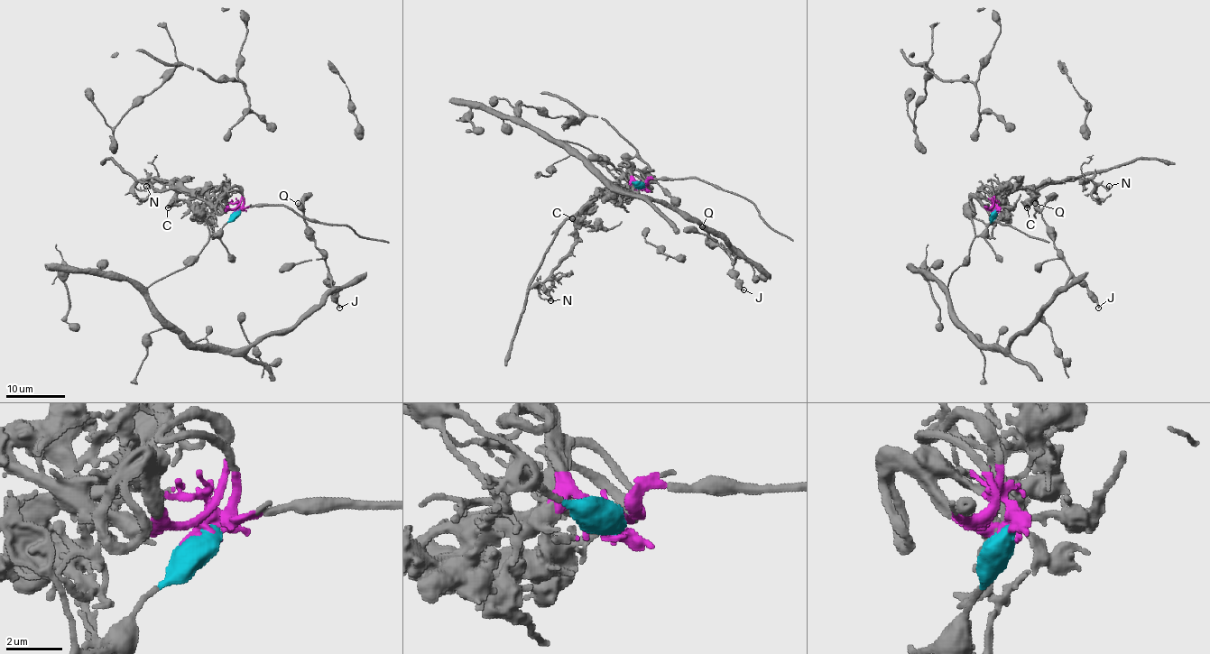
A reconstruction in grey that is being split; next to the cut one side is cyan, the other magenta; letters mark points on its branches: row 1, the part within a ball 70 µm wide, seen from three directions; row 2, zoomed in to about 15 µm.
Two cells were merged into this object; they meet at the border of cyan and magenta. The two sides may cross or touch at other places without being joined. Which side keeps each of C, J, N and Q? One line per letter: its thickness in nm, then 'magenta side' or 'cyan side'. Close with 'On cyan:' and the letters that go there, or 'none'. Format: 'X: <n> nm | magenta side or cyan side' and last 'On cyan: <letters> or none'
C: 650 nm | magenta side
J: 200 nm | cyan side
N: 90 nm | magenta side
Q: 600 nm | cyan side
On cyan: J, Q

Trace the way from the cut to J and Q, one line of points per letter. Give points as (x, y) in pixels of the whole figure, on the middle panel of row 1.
J: (641, 188), (589, 150), (552, 138), (620, 188), (687, 212), (717, 235), (735, 254), (733, 275), (743, 290)
Q: (641, 188), (589, 150), (552, 138), (614, 185), (687, 212), (717, 235), (735, 254), (733, 261), (701, 226)

